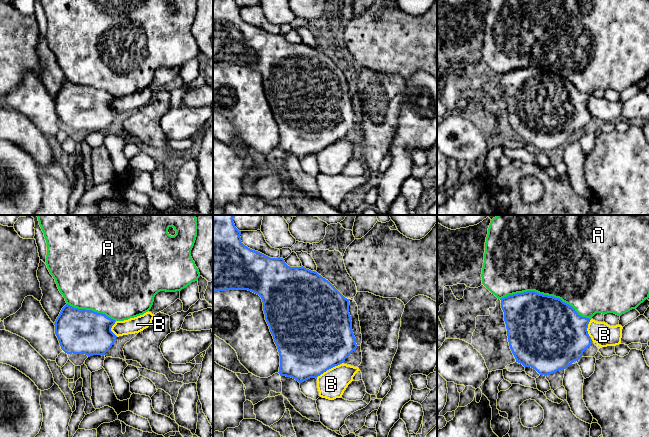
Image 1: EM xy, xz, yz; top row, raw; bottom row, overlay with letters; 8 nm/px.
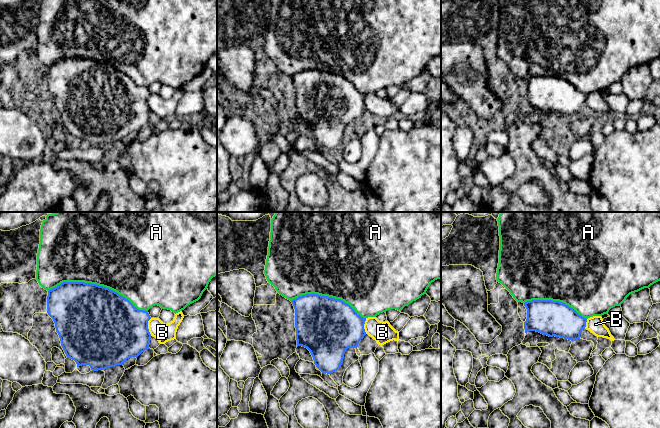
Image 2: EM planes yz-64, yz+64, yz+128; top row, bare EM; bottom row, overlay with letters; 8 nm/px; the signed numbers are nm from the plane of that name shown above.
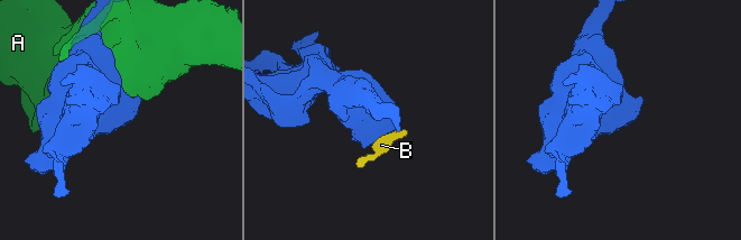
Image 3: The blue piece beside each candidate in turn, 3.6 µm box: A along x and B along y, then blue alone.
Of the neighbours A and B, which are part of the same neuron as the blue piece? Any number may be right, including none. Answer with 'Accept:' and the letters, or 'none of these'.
Accept: none of these

